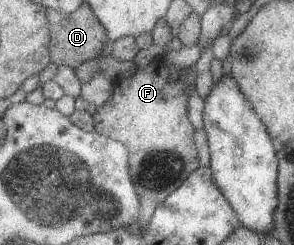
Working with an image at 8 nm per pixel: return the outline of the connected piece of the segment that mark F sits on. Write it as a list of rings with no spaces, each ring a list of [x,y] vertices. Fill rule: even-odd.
[[[157,56],[148,65],[137,67],[135,76],[117,77],[117,91],[113,98],[107,104],[98,107],[98,111],[93,115],[95,130],[125,143],[130,152],[130,173],[141,199],[139,223],[142,228],[151,222],[157,206],[165,202],[172,192],[183,186],[185,180],[202,166],[195,146],[196,127],[189,116],[189,94],[187,94],[187,90],[195,86],[197,78],[199,74],[192,66],[186,69],[175,68],[171,63],[167,64],[163,56]]]

